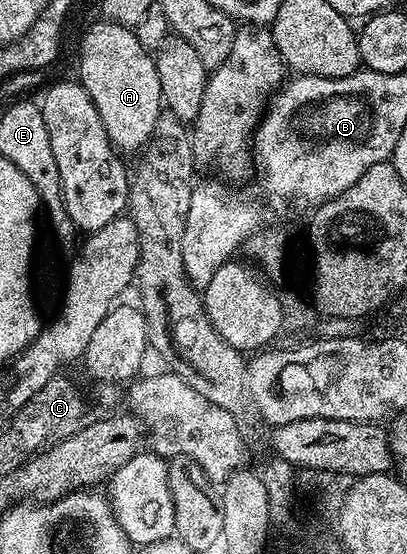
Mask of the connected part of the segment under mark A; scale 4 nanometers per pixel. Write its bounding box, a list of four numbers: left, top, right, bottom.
[78,20,162,151]

